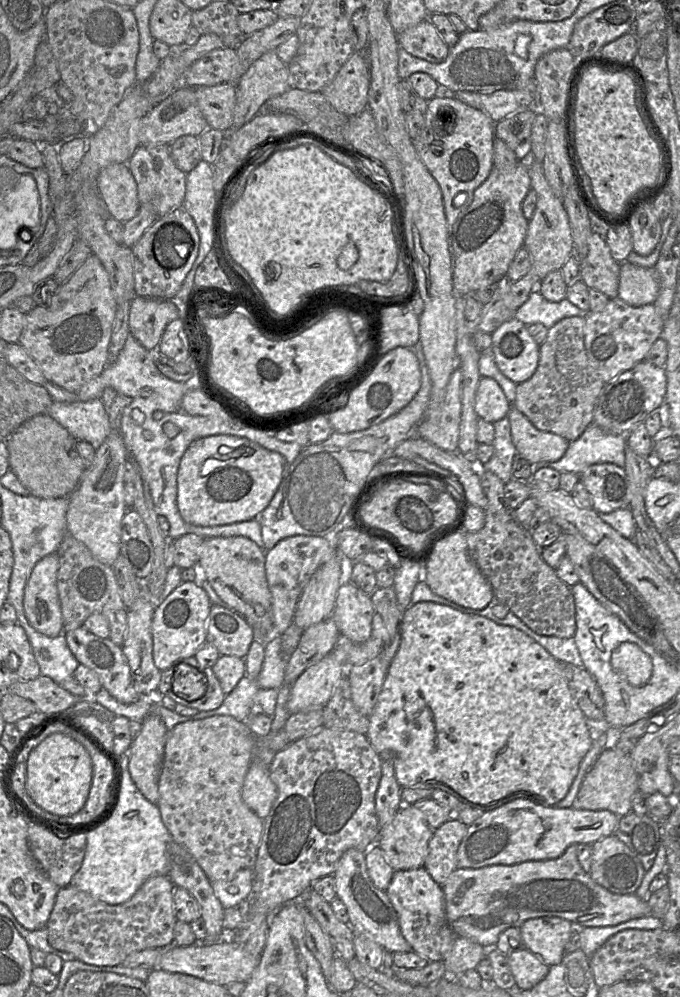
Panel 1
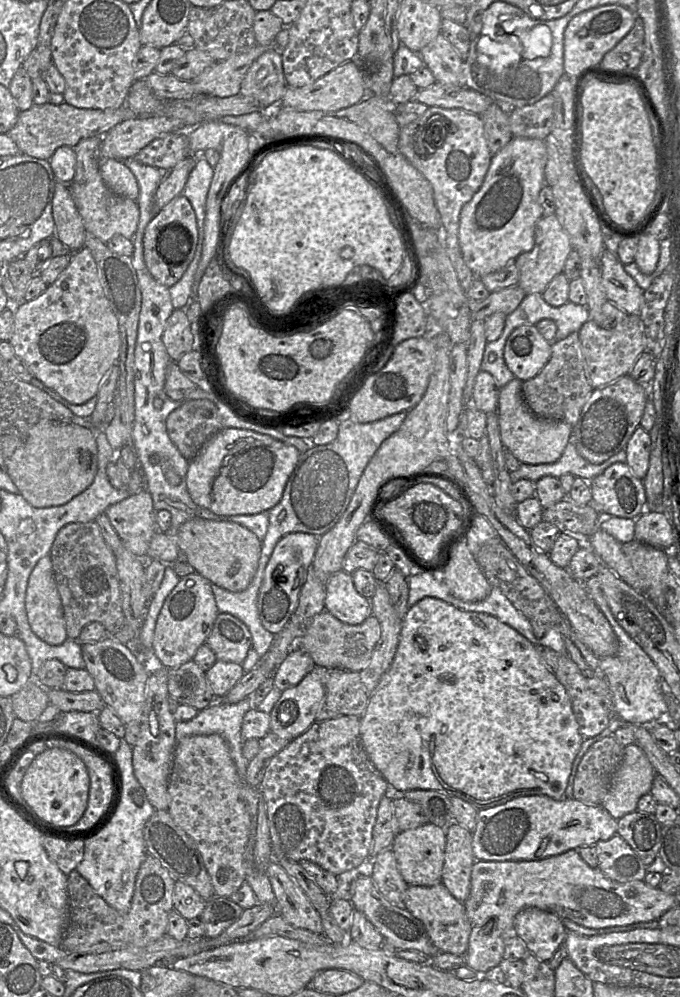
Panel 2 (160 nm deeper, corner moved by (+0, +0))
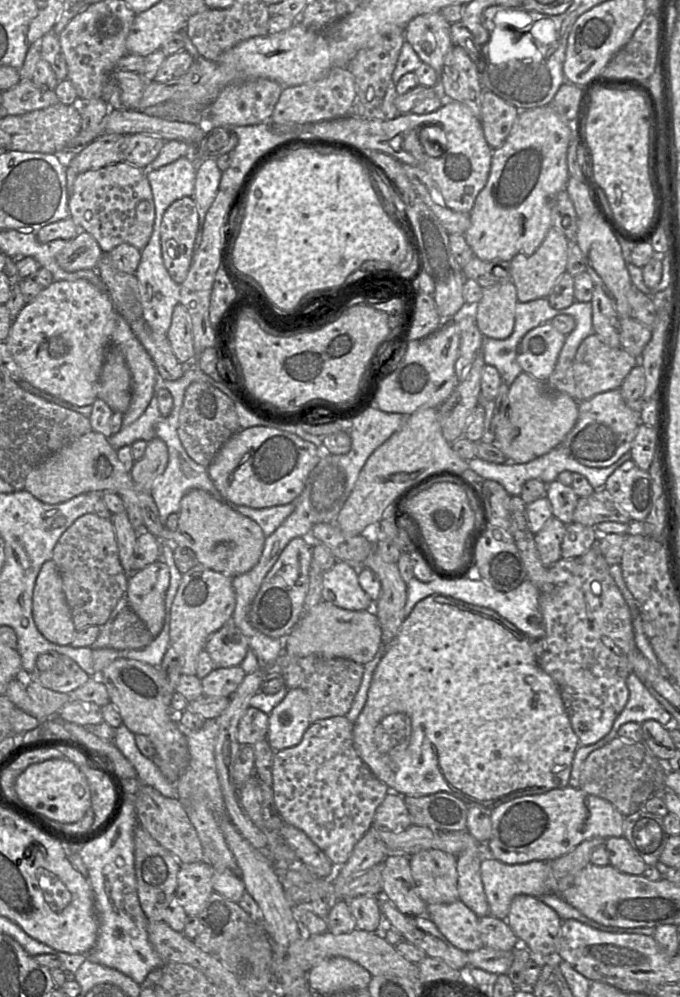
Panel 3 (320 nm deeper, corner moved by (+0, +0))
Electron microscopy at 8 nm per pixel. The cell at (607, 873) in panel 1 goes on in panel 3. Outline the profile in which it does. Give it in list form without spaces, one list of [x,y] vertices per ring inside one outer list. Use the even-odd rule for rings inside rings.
[[[624,836],[606,838],[604,845],[608,852],[609,865],[623,873],[643,874],[646,864]]]

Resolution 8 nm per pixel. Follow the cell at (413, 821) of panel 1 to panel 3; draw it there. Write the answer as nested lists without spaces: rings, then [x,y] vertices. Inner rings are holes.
[[[427,849],[412,855],[409,860],[417,892],[428,905],[459,900],[457,856]]]

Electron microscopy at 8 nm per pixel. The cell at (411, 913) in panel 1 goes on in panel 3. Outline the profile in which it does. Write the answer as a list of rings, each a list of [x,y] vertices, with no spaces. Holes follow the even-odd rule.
[[[462,901],[429,904],[427,917],[456,948],[468,953],[484,946],[478,931],[479,917]]]

